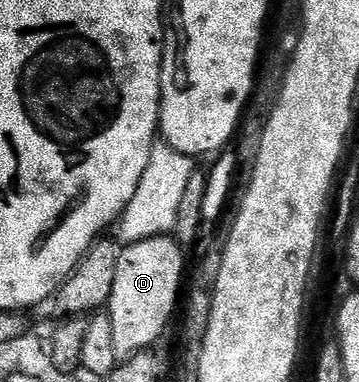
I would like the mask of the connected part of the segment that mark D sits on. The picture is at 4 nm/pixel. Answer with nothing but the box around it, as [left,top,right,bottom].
[106,236,186,359]

